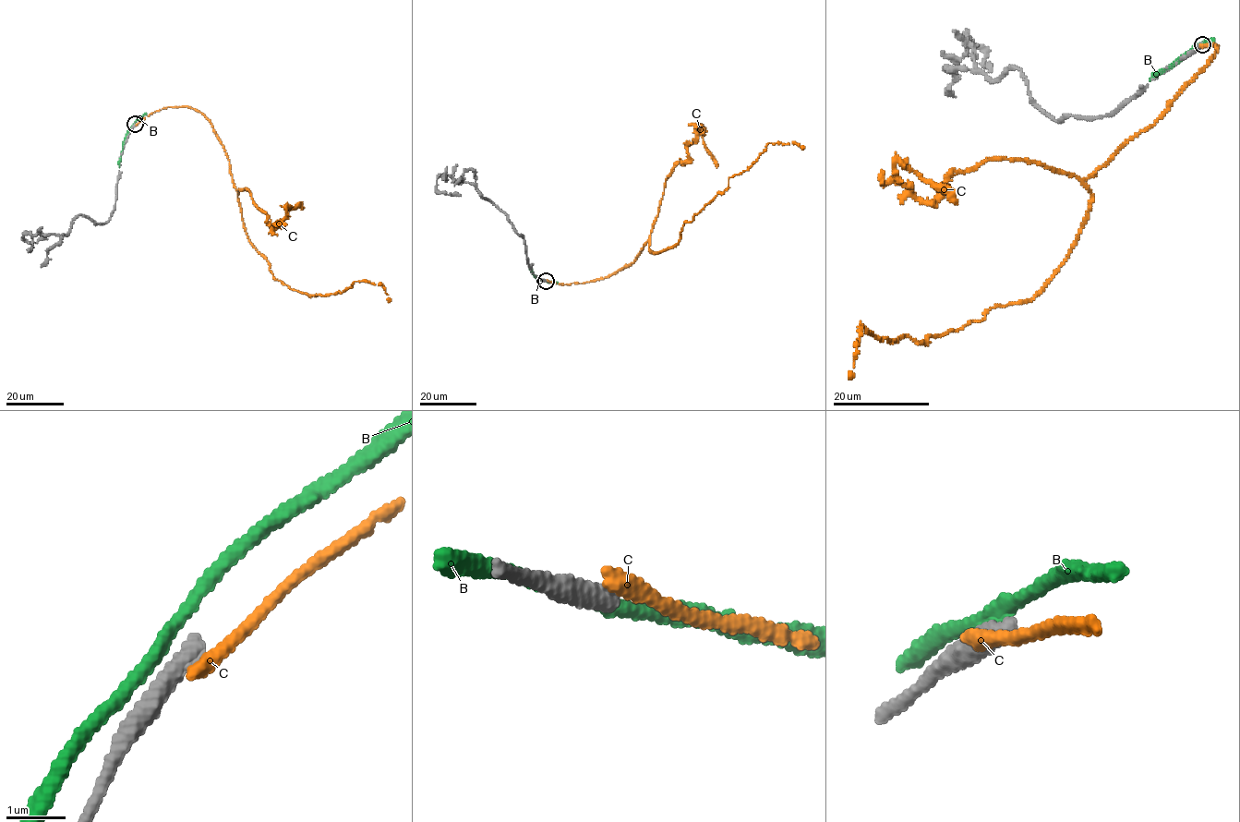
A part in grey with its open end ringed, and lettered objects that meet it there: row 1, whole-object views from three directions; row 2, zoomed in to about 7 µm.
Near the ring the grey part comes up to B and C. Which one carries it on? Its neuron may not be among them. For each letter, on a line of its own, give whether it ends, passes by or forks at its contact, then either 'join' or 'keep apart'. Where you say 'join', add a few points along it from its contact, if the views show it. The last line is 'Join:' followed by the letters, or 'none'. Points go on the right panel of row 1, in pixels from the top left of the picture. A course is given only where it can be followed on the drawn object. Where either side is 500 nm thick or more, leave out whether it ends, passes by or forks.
B: it passes by; keep apart
C: it ends; keep apart
Join: none

